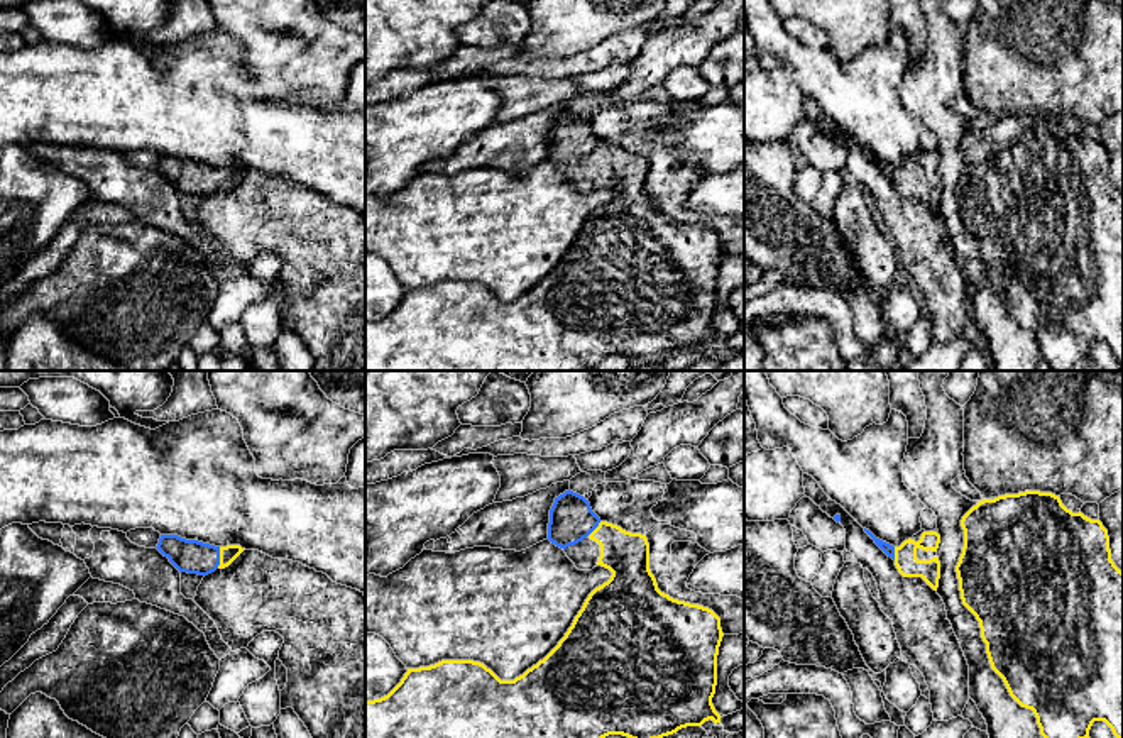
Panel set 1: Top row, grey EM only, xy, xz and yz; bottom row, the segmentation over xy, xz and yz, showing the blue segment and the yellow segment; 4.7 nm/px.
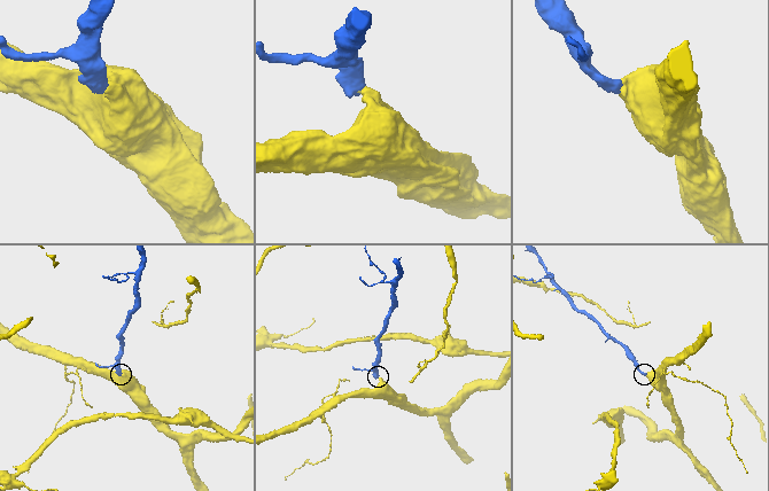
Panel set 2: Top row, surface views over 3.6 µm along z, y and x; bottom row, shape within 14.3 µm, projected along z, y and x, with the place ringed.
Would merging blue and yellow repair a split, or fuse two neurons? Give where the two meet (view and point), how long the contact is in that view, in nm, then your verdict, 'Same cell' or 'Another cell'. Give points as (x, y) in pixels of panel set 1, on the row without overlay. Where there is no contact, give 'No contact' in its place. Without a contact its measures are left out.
Touches blue at xy (219, 178). Shared border 110 nm. Same cell

